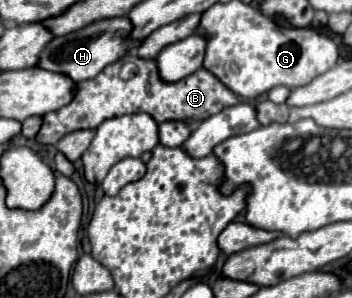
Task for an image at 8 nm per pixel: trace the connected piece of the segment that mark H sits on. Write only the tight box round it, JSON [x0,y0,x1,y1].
[37,17,139,83]

